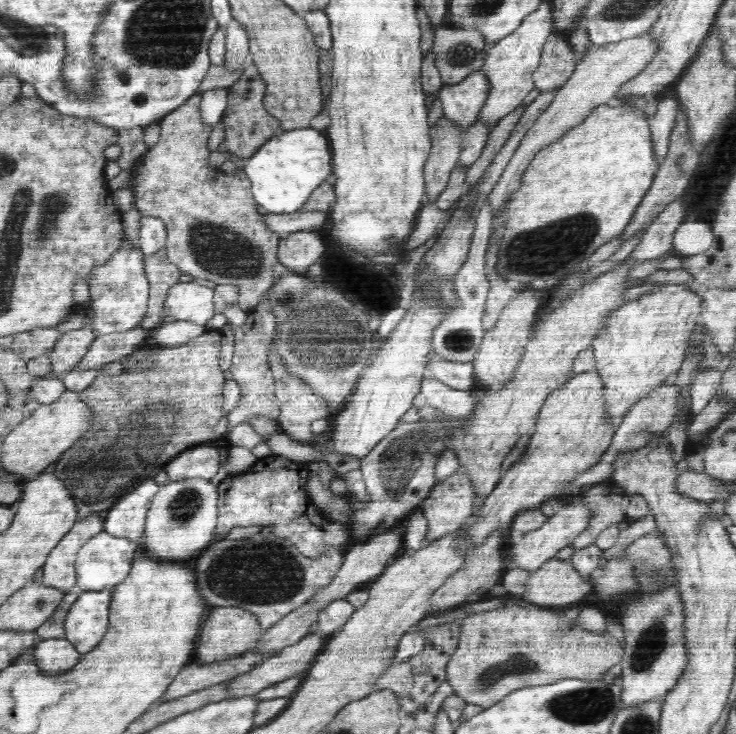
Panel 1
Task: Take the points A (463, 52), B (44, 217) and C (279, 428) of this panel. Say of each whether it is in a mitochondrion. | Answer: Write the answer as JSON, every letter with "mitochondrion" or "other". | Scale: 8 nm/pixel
{"A":"mitochondrion","B":"mitochondrion","C":"other"}

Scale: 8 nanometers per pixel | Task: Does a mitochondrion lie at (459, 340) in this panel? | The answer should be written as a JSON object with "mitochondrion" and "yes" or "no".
{"mitochondrion":"yes"}

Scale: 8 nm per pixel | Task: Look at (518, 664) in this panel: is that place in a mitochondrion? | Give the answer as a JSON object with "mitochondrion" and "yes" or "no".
{"mitochondrion":"yes"}

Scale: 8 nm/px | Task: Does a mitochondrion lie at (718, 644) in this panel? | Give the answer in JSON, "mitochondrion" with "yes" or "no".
{"mitochondrion":"no"}

